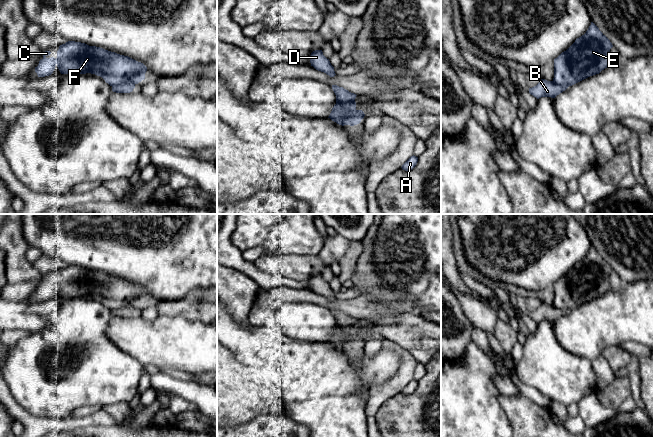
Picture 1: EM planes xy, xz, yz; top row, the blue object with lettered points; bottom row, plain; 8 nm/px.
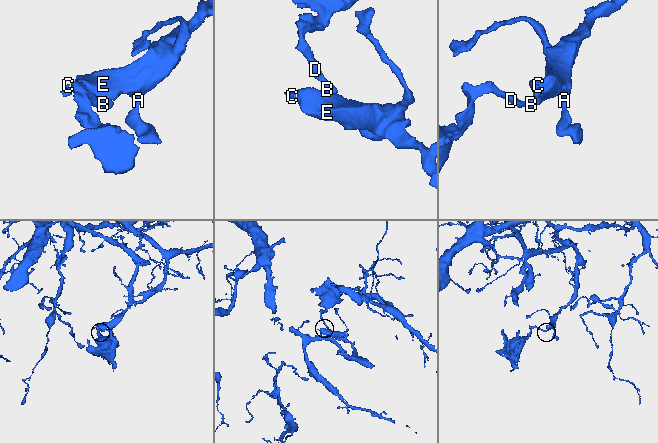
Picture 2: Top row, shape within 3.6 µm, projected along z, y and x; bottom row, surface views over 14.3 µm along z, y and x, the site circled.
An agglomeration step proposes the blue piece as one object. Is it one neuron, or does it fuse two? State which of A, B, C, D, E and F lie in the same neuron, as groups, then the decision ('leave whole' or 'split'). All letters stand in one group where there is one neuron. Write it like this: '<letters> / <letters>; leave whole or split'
A C E F / B D; split

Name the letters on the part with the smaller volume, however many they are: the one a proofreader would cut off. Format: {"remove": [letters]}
{"remove": ["B", "D"]}

